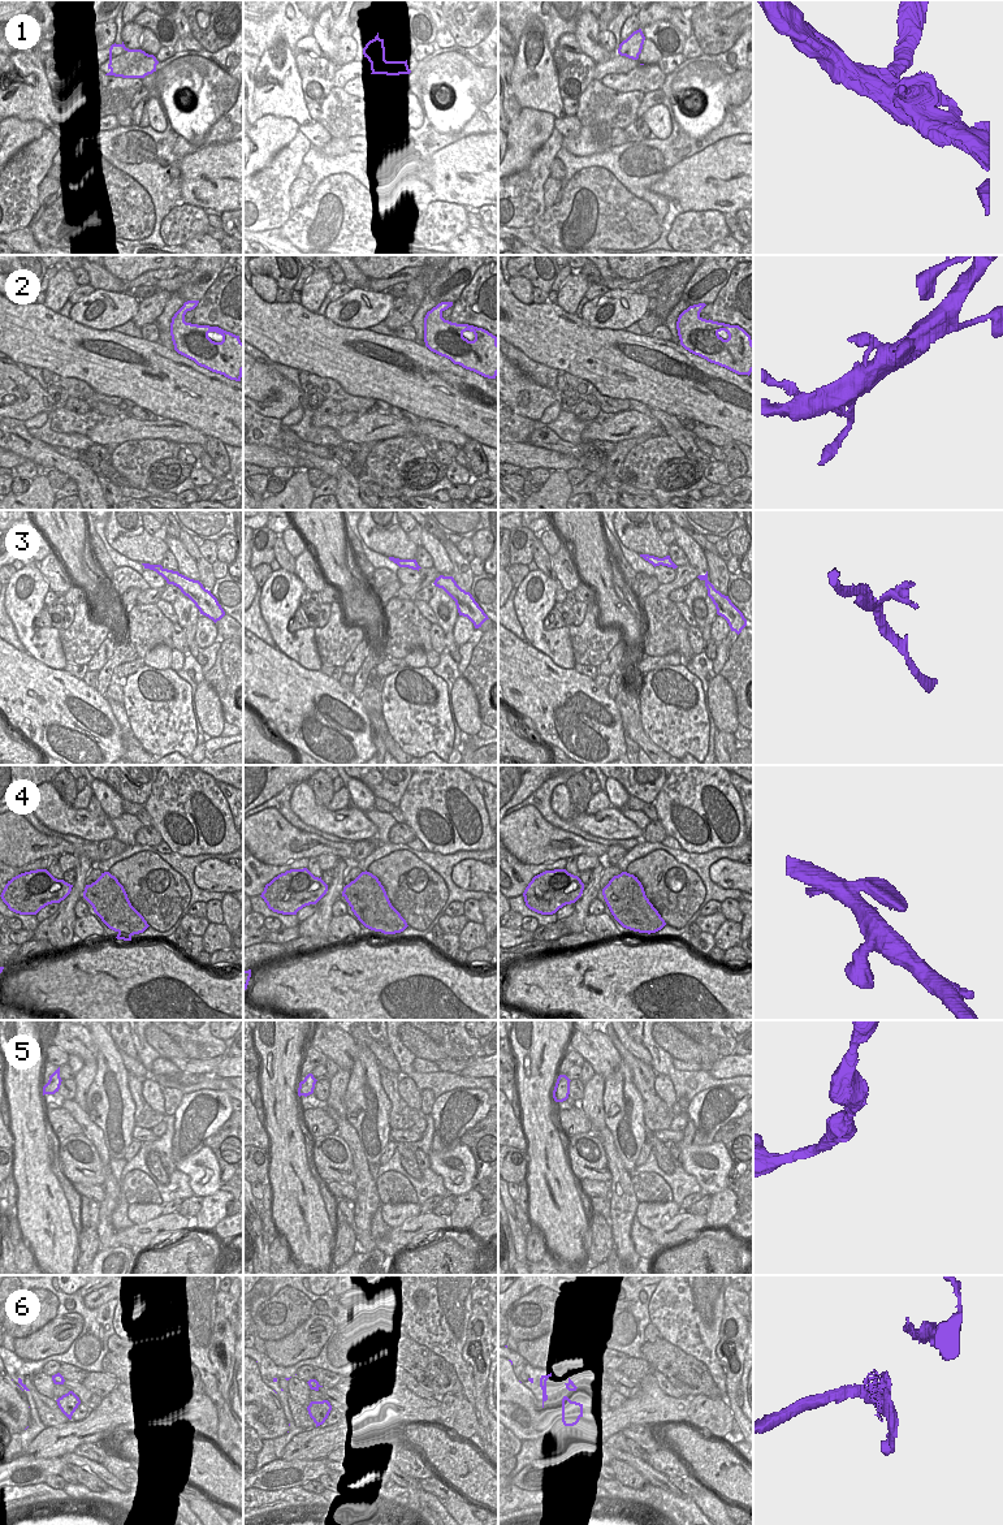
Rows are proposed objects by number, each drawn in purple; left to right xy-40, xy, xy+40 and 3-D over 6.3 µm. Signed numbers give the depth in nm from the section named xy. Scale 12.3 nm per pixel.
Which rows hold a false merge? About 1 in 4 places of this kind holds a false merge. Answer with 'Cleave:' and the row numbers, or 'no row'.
Cleave: 1, 6

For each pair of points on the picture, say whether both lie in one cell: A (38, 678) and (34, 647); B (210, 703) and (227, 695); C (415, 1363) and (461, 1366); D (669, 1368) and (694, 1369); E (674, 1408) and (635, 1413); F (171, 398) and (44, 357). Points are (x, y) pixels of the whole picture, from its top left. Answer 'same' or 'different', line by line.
A: different
B: different
C: different
D: same
E: same
F: same

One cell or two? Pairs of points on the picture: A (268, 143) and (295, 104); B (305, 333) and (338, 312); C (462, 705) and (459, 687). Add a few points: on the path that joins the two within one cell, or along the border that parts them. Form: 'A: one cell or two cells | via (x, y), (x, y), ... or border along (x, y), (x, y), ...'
A: two cells | border along (263, 115), (292, 117), (299, 125)
B: two cells | border along (324, 316), (340, 325), (357, 329)
C: one cell | via (462, 701), (462, 691)

